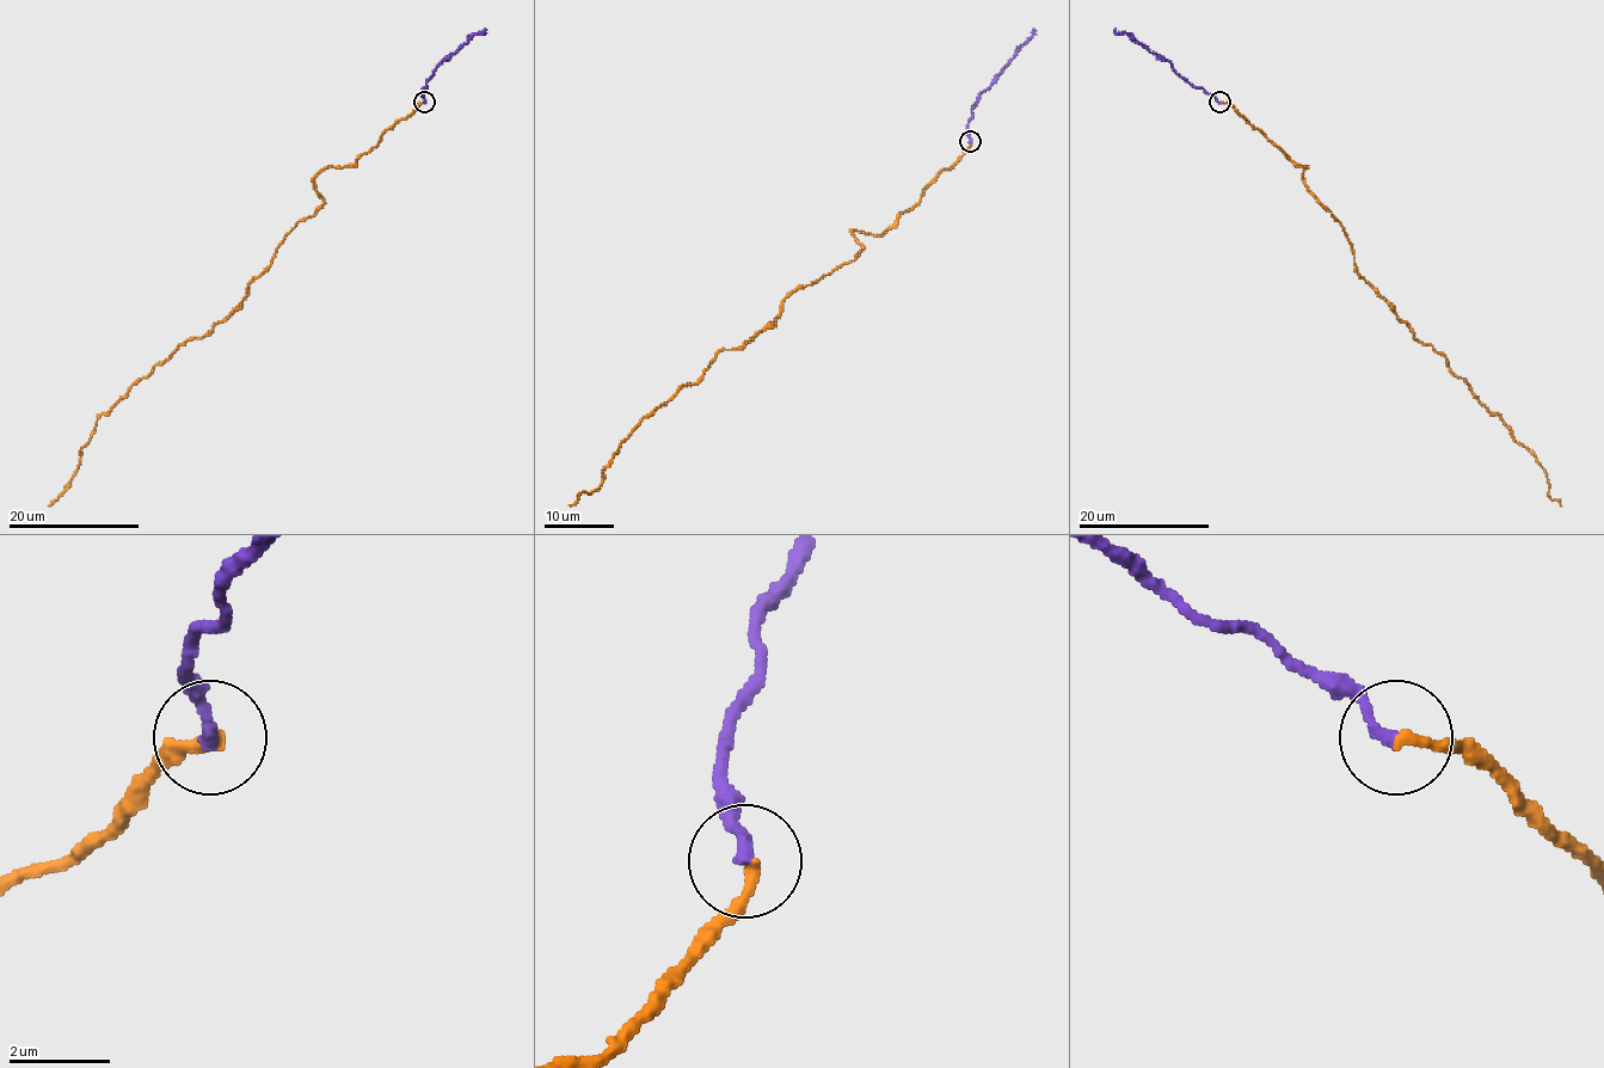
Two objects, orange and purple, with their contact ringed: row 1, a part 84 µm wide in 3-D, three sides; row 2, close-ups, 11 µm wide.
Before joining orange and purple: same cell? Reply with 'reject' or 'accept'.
accept

